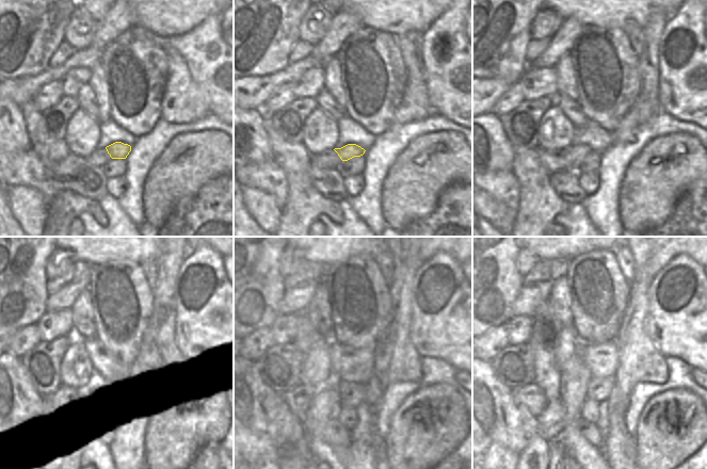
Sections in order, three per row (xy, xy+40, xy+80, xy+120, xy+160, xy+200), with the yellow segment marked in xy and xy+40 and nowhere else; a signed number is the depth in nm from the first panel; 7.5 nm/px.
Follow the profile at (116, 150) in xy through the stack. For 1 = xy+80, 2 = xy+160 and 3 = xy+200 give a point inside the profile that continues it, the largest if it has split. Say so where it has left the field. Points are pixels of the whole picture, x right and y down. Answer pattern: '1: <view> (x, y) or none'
1: xy+80 (574, 155)
2: xy+160 (322, 414)
3: xy+200 (551, 421)

